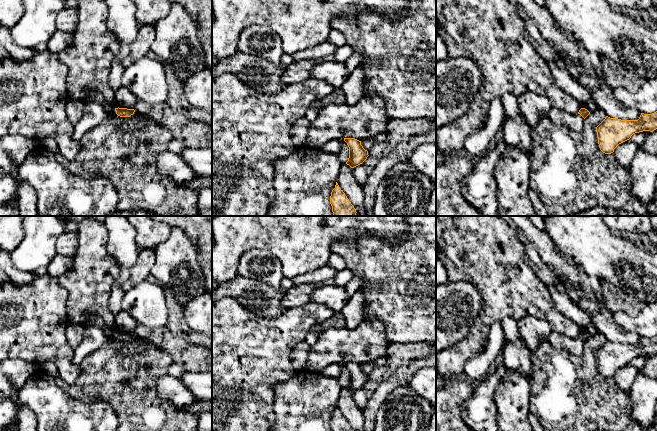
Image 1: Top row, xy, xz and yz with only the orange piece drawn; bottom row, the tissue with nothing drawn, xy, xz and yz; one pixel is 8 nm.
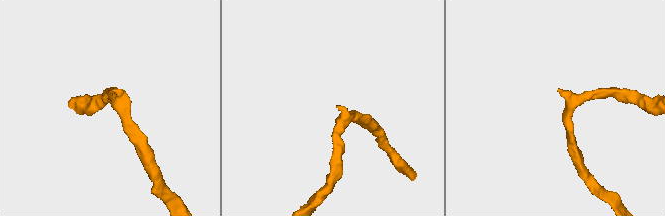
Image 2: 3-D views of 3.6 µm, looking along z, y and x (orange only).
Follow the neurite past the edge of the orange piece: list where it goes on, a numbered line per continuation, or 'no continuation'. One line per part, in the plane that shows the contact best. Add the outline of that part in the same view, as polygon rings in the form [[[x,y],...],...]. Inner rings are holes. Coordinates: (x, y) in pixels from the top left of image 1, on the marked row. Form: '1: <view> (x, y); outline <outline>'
no continuation

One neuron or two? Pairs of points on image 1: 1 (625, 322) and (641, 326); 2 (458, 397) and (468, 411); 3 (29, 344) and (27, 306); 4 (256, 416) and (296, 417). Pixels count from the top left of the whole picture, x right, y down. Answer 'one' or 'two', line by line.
1: one
2: two
3: one
4: two

